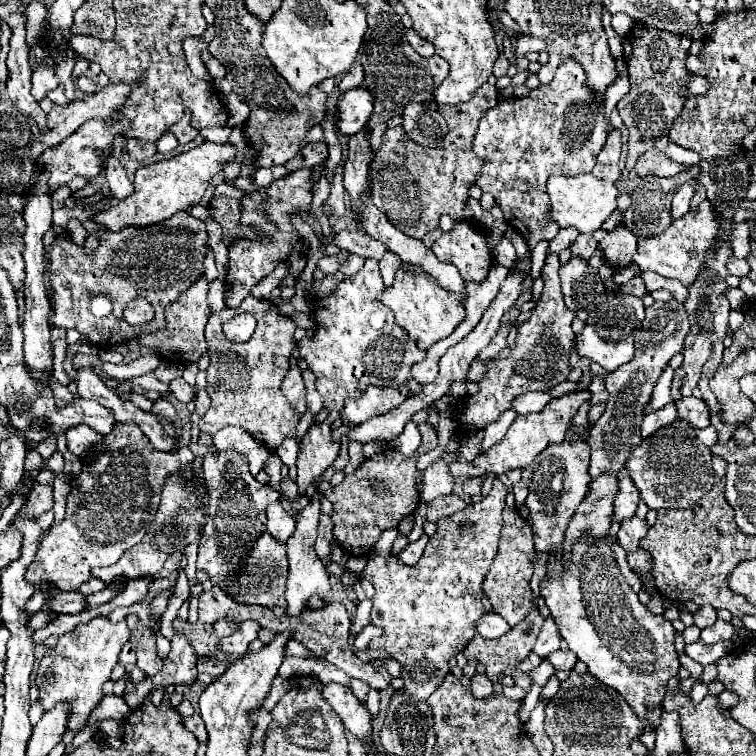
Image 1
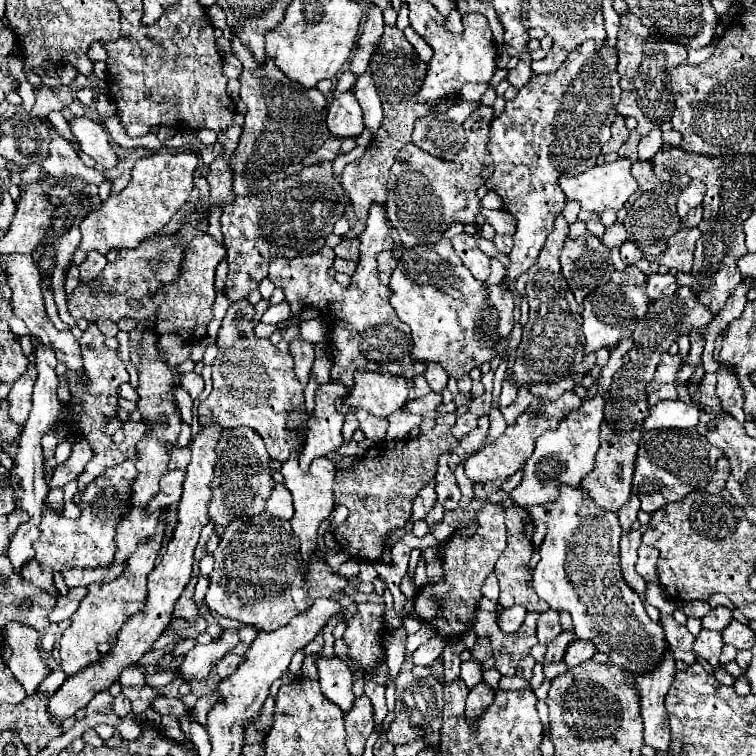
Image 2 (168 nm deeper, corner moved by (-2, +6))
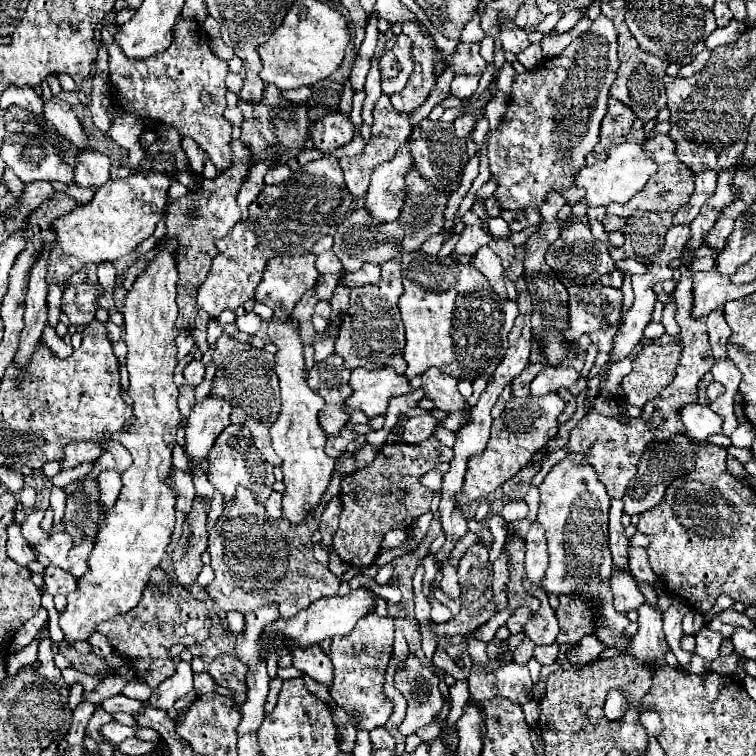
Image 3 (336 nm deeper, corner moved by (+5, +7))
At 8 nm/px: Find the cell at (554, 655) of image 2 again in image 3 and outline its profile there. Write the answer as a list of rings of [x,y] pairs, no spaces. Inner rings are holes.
[[[560,597],[556,617],[560,623],[560,633],[556,639],[558,645],[576,643],[594,631],[594,613],[590,611],[590,605],[584,597]]]

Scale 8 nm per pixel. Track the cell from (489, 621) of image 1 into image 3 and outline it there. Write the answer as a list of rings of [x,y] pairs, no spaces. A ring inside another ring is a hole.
[[[518,607],[518,609],[514,609],[512,615],[510,615],[510,619],[506,621],[508,631],[510,631],[510,633],[520,633],[522,627],[524,627],[524,623],[530,619],[530,615],[532,615],[532,613],[530,613],[528,607]]]

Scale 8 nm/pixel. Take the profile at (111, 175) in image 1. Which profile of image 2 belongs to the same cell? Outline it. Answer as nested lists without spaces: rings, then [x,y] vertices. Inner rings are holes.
[[[71,118],[69,120],[73,136],[79,140],[81,150],[91,156],[101,170],[111,170],[117,164],[117,156],[109,142],[105,128],[89,118]]]

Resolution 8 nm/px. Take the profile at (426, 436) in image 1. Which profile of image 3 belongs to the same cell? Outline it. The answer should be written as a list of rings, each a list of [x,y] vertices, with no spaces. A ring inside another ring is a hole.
[[[430,435],[422,443],[384,443],[374,461],[350,475],[340,483],[340,527],[334,535],[334,551],[344,563],[352,567],[368,567],[374,563],[380,541],[390,529],[406,529],[420,515],[430,509],[432,491],[420,483],[420,477],[436,467],[440,461],[450,461],[452,449],[442,445],[436,435]]]

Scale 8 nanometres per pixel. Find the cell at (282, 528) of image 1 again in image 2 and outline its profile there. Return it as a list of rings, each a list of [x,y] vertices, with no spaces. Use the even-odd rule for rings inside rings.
[[[283,483],[275,485],[271,498],[267,500],[267,512],[273,514],[275,518],[281,518],[281,520],[289,520],[291,518],[291,514],[293,514],[291,494]]]

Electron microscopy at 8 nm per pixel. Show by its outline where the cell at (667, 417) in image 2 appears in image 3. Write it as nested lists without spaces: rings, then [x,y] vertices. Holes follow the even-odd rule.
[[[684,405],[684,409],[680,409],[680,421],[688,435],[698,441],[704,441],[708,435],[722,433],[722,419],[708,405]]]

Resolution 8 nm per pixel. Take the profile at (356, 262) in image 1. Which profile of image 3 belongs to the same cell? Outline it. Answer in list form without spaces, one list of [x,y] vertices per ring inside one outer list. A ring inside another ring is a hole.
[[[326,251],[326,253],[318,255],[316,267],[318,267],[318,271],[320,271],[322,275],[326,275],[326,273],[340,273],[340,271],[344,269],[344,267],[340,265],[340,259],[334,255],[334,251]]]

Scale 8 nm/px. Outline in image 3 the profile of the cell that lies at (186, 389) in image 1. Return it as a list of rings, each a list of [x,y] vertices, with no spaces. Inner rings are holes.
[[[192,359],[188,363],[188,367],[184,369],[184,379],[190,383],[190,385],[200,385],[204,381],[204,365],[198,361],[198,359]]]

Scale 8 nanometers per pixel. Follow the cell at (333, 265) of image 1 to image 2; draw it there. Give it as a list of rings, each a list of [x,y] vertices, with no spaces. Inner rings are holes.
[[[343,238],[343,242],[339,246],[333,248],[337,258],[345,258],[345,260],[353,260],[359,262],[361,254],[359,254],[359,240],[357,238]]]

